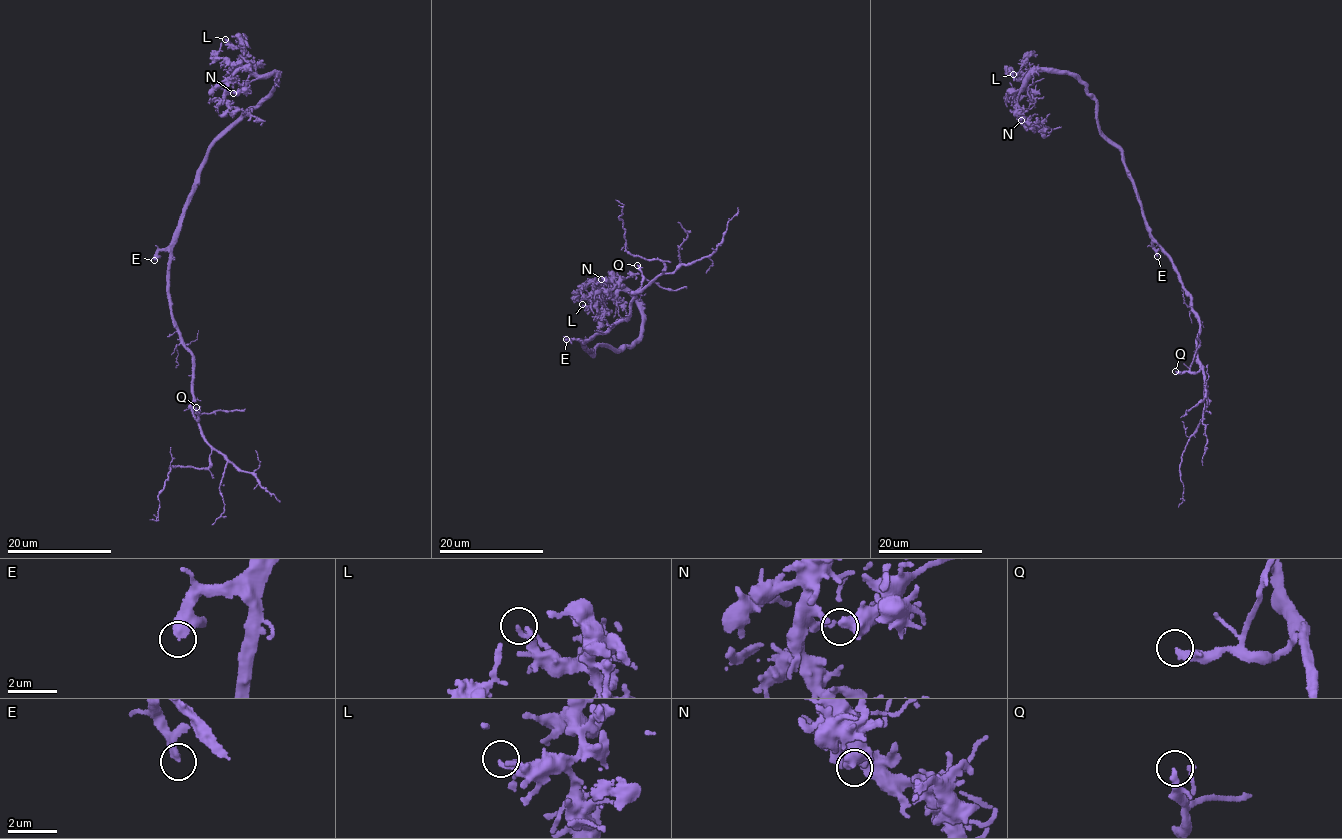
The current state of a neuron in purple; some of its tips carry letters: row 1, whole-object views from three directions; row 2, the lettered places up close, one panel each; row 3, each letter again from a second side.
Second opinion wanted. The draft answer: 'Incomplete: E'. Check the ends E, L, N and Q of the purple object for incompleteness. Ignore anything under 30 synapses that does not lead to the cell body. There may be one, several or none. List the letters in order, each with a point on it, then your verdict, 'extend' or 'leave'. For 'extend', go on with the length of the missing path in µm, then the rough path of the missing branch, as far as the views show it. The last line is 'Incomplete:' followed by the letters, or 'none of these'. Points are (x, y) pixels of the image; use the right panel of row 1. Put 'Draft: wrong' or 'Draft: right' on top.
Draft: right
E: at (1157, 256); extend; about 100 µm are missing; missing branch runs (1157, 256), (1168, 293), (1166, 307), (1181, 365), (1188, 425), (1178, 457), (1172, 502)
L: at (1013, 74); leave
N: at (1021, 120); leave
Q: at (1175, 371); leave
Incomplete: E

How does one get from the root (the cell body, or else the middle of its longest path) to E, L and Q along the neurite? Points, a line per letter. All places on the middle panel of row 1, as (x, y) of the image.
E: (582, 341), (566, 339)
L: (582, 341), (589, 355), (600, 344), (615, 351), (630, 346), (641, 325), (641, 308), (626, 291), (582, 304)
Q: (582, 341), (627, 317), (635, 291), (641, 286), (642, 271), (637, 265)

